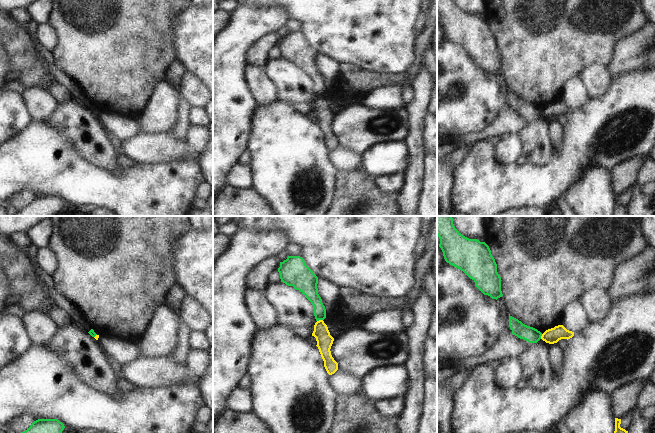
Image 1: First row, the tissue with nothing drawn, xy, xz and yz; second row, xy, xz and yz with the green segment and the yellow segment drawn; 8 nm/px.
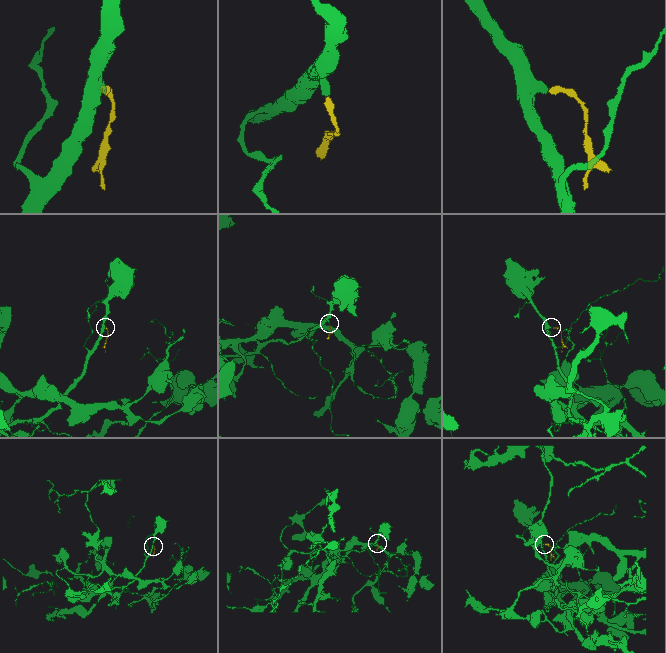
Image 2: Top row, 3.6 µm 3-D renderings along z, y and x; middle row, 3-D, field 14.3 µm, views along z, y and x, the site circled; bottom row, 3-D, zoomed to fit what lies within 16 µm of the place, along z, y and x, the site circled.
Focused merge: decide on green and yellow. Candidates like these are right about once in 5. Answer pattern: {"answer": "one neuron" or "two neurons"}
{"answer": "two neurons"}

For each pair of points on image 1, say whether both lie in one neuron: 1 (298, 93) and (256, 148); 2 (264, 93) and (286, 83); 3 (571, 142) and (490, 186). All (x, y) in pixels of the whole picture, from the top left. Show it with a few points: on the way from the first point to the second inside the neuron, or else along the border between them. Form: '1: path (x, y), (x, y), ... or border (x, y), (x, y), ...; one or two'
1: border (278, 100), (290, 105); two
2: border (263, 67), (266, 76), (277, 90), (278, 100); two
3: path (558, 165), (538, 185), (513, 186); one

